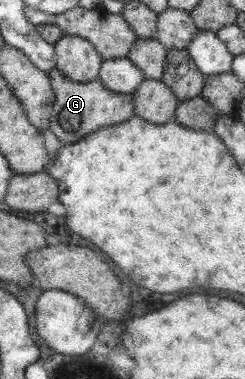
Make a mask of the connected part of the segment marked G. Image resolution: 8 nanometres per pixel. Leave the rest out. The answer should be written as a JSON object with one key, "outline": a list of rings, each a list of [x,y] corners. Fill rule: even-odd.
{"outline":[[[55,68],[50,69],[46,74],[55,97],[48,129],[55,134],[61,145],[71,144],[101,126],[115,125],[134,115],[131,94],[109,91],[99,79],[77,83],[66,78]]]}

